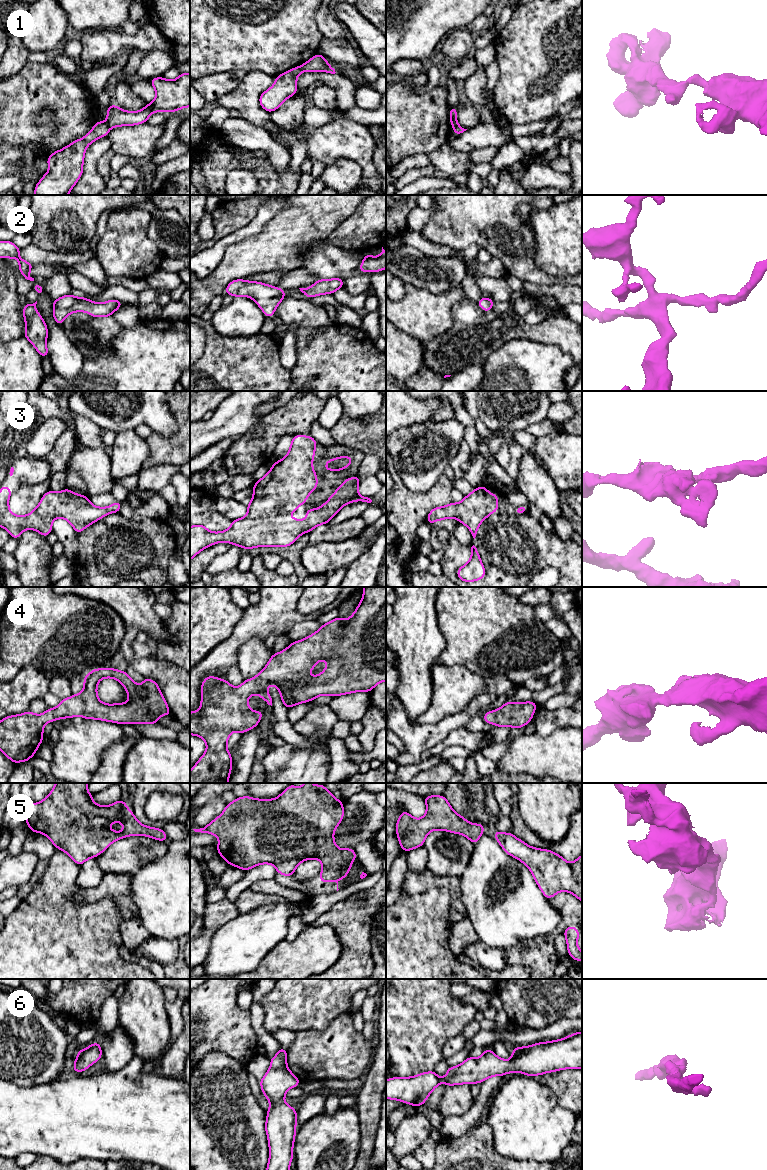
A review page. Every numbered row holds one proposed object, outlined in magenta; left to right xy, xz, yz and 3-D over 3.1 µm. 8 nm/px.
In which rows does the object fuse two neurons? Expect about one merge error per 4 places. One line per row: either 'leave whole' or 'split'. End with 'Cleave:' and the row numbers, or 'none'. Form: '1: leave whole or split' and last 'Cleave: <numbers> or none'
1: split
2: leave whole
3: leave whole
4: leave whole
5: leave whole
6: leave whole
Cleave: 1

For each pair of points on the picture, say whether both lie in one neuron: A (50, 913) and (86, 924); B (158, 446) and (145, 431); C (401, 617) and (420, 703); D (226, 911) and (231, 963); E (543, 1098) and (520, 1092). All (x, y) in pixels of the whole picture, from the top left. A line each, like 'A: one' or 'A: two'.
A: one
B: two
C: one
D: two
E: one

